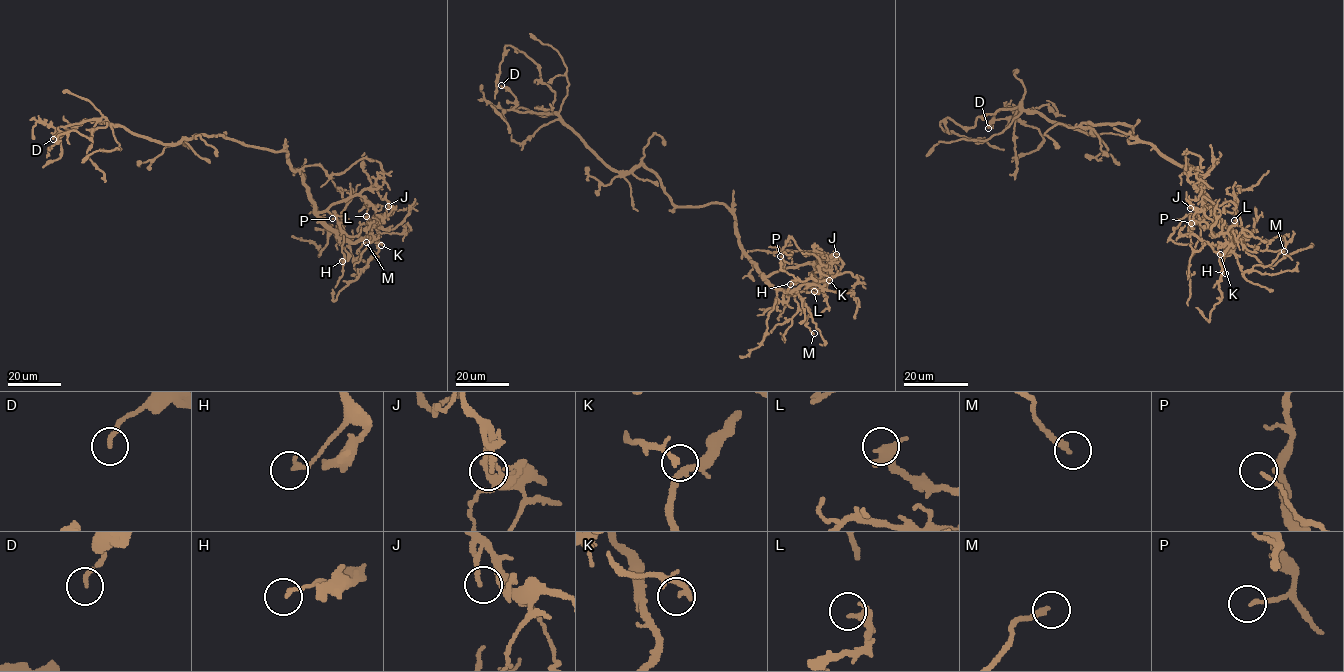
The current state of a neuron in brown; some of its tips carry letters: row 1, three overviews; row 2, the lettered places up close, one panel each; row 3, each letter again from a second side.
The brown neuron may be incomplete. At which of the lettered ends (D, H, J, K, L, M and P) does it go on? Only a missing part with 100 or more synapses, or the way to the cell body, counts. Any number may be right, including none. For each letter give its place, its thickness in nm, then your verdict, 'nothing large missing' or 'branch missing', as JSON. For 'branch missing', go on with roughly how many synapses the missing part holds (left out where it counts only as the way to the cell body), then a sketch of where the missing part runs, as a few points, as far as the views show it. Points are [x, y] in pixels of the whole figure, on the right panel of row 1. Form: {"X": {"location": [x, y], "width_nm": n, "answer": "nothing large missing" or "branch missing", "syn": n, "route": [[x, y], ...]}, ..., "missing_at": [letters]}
{"D": {"location": [988, 128], "width_nm": 160, "answer": "nothing large missing"}, "H": {"location": [1225, 273], "width_nm": 160, "answer": "nothing large missing"}, "J": {"location": [1190, 208], "width_nm": 110, "answer": "nothing large missing"}, "K": {"location": [1220, 254], "width_nm": 150, "answer": "nothing large missing"}, "L": {"location": [1234, 220], "width_nm": 280, "answer": "nothing large missing"}, "M": {"location": [1284, 251], "width_nm": 240, "answer": "nothing large missing"}, "P": {"location": [1191, 223], "width_nm": 130, "answer": "nothing large missing"}, "missing_at": []}

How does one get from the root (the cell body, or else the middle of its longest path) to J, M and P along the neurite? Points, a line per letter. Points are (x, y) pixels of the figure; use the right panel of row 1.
J: (1132, 128), (1129, 142), (1151, 143), (1192, 168), (1233, 246), (1226, 251), (1222, 229), (1190, 208)
M: (1132, 128), (1129, 142), (1151, 143), (1192, 168), (1232, 237), (1243, 272), (1267, 266), (1284, 251)
P: (1132, 128), (1129, 142), (1151, 143), (1167, 157), (1190, 165), (1196, 173), (1215, 215), (1191, 223)

